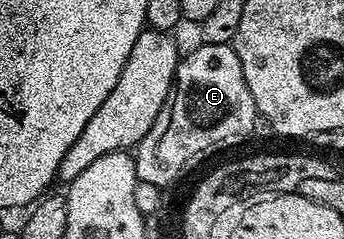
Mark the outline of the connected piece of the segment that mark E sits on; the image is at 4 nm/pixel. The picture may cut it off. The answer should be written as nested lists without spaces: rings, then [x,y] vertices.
[[[203,44],[198,51],[183,56],[178,62],[172,91],[168,107],[156,115],[152,131],[144,135],[133,154],[139,181],[159,187],[172,184],[189,161],[196,160],[213,145],[222,145],[233,137],[252,132],[254,121],[259,120],[233,44]]]

